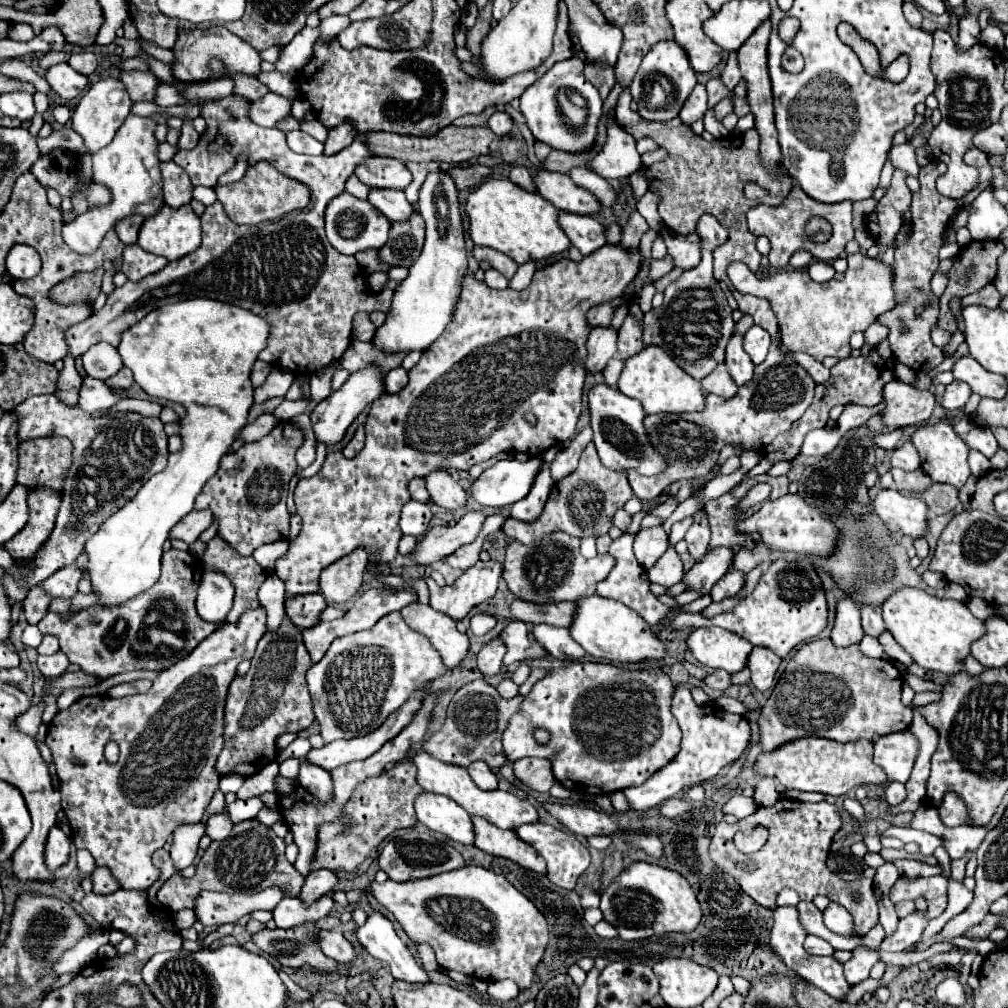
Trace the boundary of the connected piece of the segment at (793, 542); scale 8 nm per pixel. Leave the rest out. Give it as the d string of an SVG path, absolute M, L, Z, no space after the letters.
M784 495L776 501L764 501L764 505L754 515L738 521L736 529L740 533L758 531L762 535L762 541L768 547L796 551L800 555L812 553L818 557L826 557L834 549L836 537L838 537L834 523L826 515L820 515L820 511L816 507L810 507L808 503L804 503L804 499L800 495Z

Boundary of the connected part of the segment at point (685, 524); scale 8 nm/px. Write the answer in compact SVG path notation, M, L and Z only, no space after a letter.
M686 517L686 519L678 521L678 523L674 523L674 525L672 525L672 533L670 533L670 543L676 545L680 539L684 539L684 533L688 531L690 525L692 525L692 519L690 519L690 517Z

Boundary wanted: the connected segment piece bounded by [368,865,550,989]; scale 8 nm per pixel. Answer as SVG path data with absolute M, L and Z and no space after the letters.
M464 865L450 873L440 873L428 879L414 879L408 883L370 883L368 891L376 897L376 901L394 913L394 919L402 925L406 935L414 943L428 943L438 959L438 965L444 969L462 971L470 977L484 981L502 981L514 979L520 989L528 989L534 979L534 967L540 963L542 953L548 945L548 923L544 915L534 907L530 899L526 899L504 875L492 873L490 869Z

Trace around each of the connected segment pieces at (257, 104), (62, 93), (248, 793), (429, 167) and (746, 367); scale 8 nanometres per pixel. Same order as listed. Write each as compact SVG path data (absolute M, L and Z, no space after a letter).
M266 93L262 99L250 103L248 117L260 127L274 127L280 119L284 119L290 113L290 107L292 103L288 99L274 93Z
M60 63L60 65L50 67L44 77L50 83L52 91L60 97L62 105L68 105L72 99L80 97L88 85L88 77L74 71L68 63Z
M270 763L266 765L262 771L258 771L256 775L244 779L244 785L238 789L236 797L238 799L250 799L250 797L256 797L256 795L264 795L264 793L278 793L276 791L276 775L280 773L278 771L278 763Z
M424 163L424 165L410 165L408 169L410 169L410 173L414 175L414 181L412 181L412 201L416 201L418 189L420 189L420 185L424 183L426 175L432 173L432 171L438 171L440 165L438 165L438 163Z
M732 335L732 339L728 341L728 347L726 347L726 367L728 367L728 373L732 377L732 381L742 387L744 383L748 383L752 379L752 373L754 373L754 363L748 359L748 355L744 353L742 349L742 335Z

